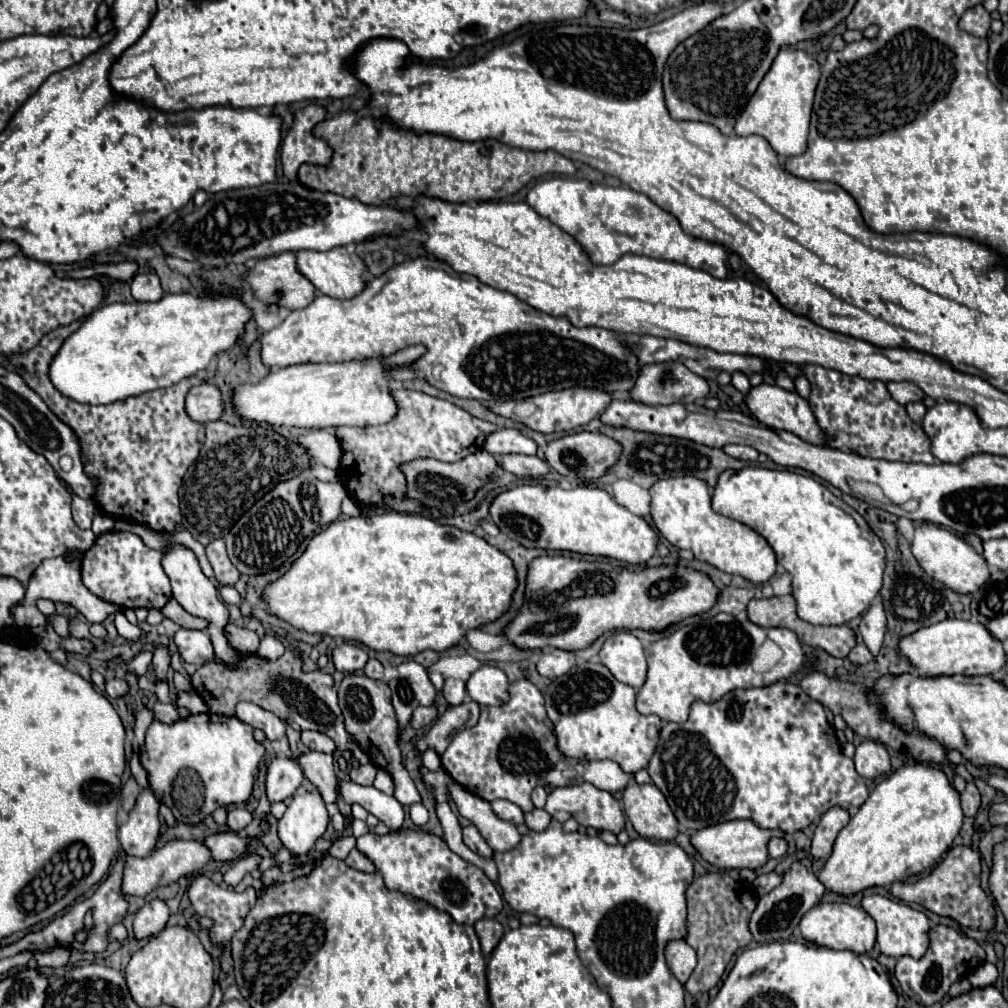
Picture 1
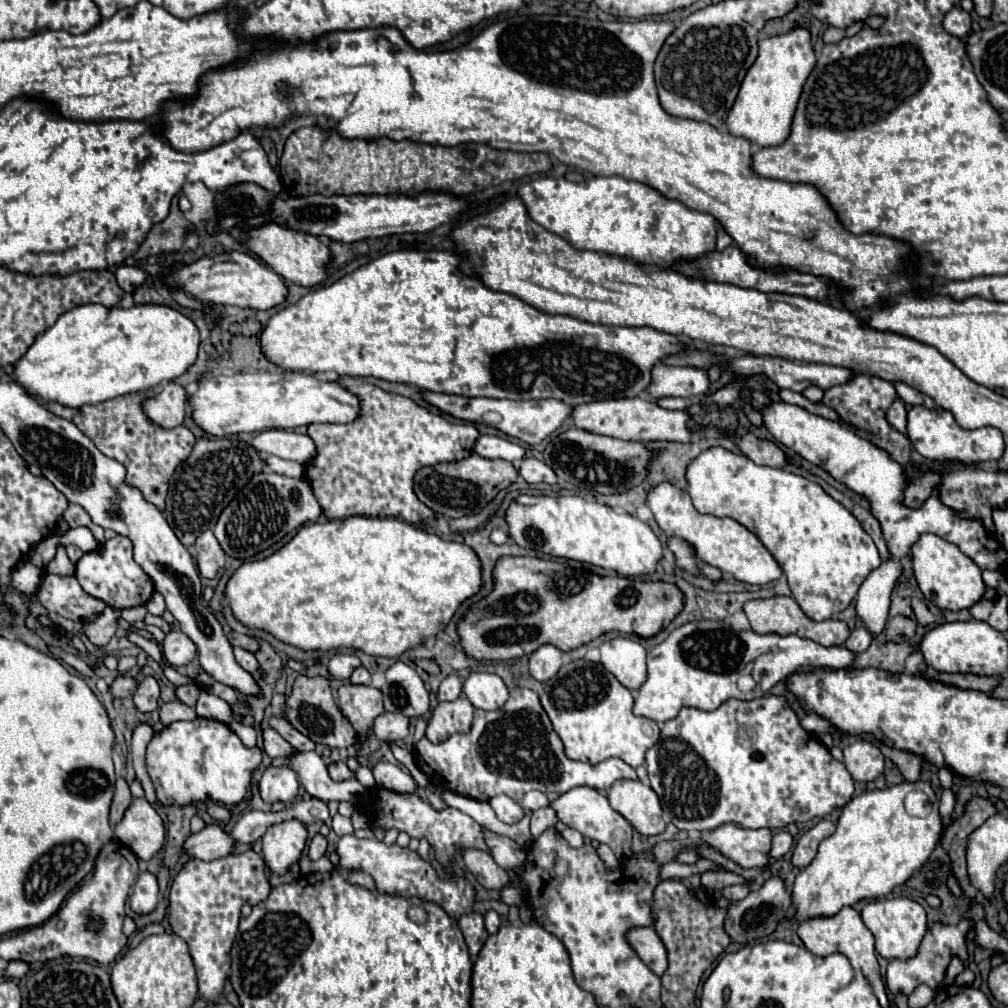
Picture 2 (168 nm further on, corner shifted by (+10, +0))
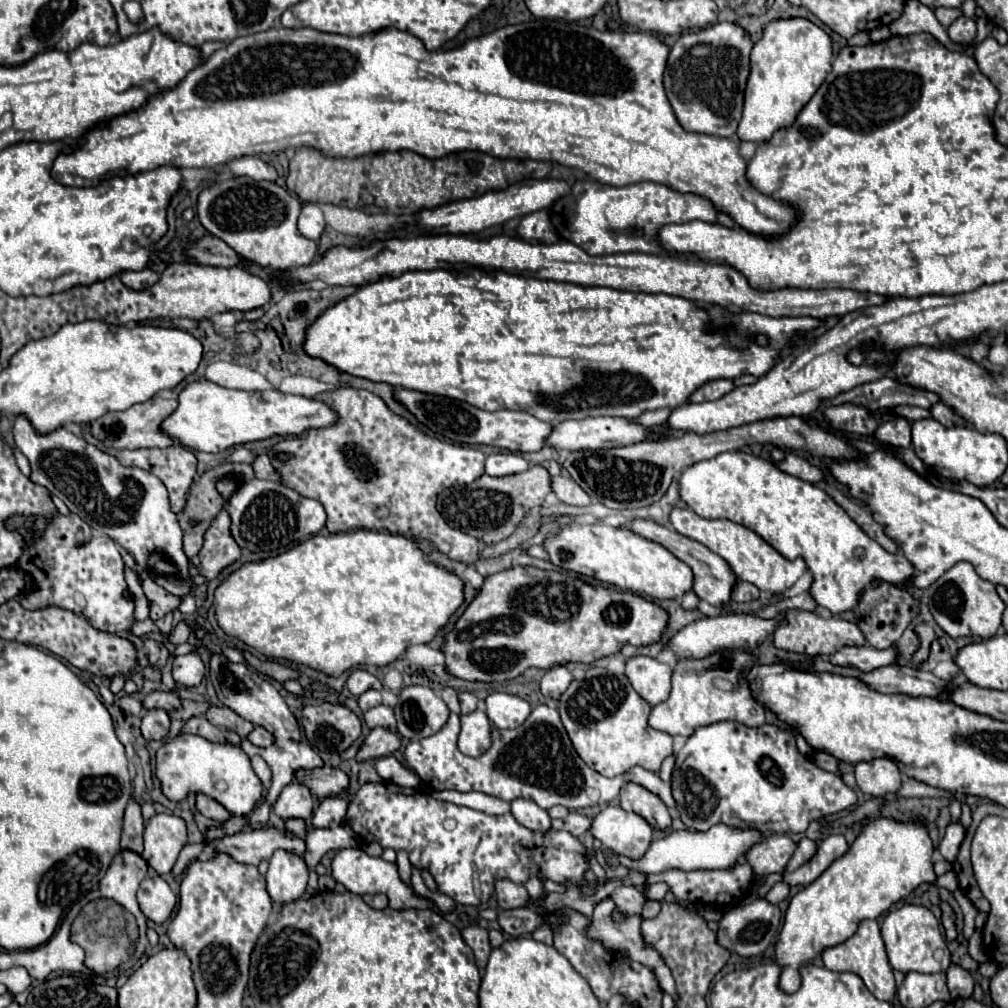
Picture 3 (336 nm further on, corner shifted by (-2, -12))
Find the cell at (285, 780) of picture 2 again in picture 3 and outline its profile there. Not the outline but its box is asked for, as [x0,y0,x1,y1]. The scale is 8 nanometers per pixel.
[274,782,314,820]

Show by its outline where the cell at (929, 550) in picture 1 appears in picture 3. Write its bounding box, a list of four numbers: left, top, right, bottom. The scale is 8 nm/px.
[924,562,1004,638]

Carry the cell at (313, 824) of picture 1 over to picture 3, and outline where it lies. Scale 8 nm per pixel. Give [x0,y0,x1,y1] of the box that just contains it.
[266,850,308,902]

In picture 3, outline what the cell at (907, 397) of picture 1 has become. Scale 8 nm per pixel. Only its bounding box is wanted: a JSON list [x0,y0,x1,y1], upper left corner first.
[930,402,966,428]

